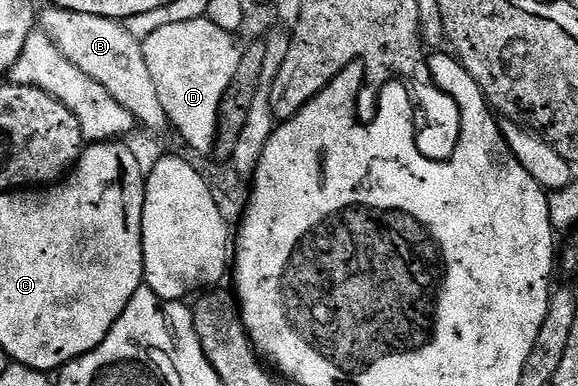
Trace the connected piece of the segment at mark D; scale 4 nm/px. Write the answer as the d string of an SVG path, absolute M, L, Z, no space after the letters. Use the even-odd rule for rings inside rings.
M207 17L190 23L174 23L154 31L142 43L146 67L150 67L150 79L154 79L154 91L158 91L158 103L166 111L169 126L196 153L213 152L216 149L216 120L222 95L238 71L238 59L242 49L233 34L214 27Z

